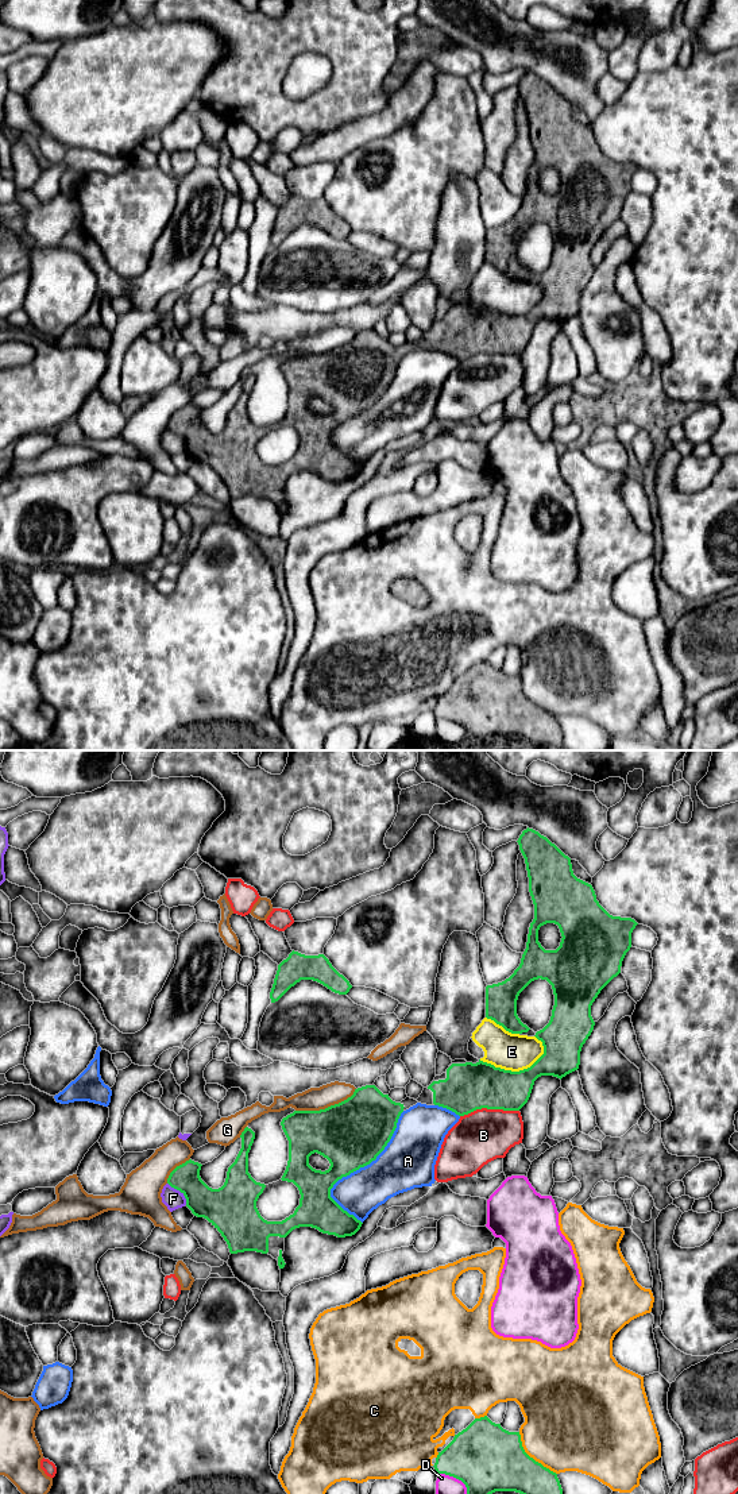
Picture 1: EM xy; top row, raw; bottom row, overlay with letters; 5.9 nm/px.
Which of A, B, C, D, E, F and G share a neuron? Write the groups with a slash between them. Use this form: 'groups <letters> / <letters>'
groups A / B / C / D / E / F / G

